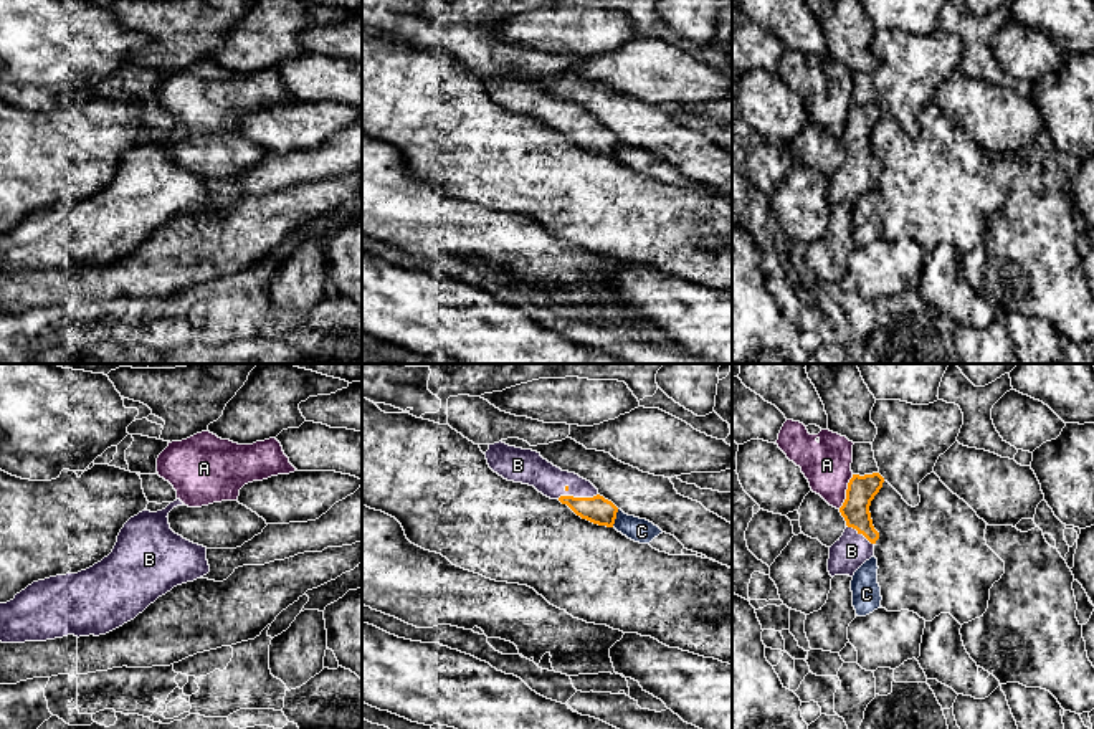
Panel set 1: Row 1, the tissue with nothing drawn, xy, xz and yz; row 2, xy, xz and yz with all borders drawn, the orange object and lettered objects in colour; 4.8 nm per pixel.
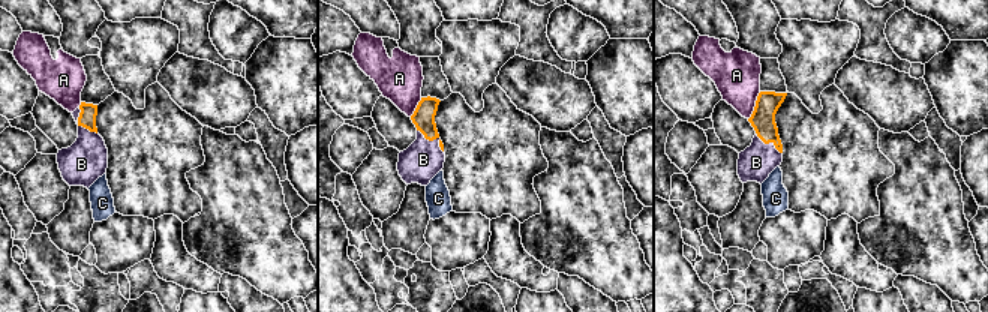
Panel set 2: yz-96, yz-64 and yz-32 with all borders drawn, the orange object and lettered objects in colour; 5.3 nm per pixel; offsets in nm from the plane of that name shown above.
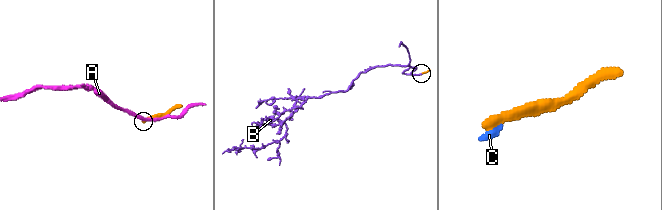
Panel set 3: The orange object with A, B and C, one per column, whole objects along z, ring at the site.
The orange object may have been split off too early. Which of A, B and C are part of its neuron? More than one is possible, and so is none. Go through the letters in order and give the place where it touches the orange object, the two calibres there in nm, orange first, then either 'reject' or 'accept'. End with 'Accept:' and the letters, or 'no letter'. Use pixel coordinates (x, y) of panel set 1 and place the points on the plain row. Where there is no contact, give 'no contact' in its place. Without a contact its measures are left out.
A: meets orange in yz at (846, 121); 140 nm thick on the orange side, 240 nm on the other; reject
B: meets orange in xz at (577, 128); 140 nm thick on the orange side, 150 nm on the other; accept
C: meets orange in xz at (615, 147); 140 nm thick on the orange side, 120 nm on the other; reject
Accept: B

